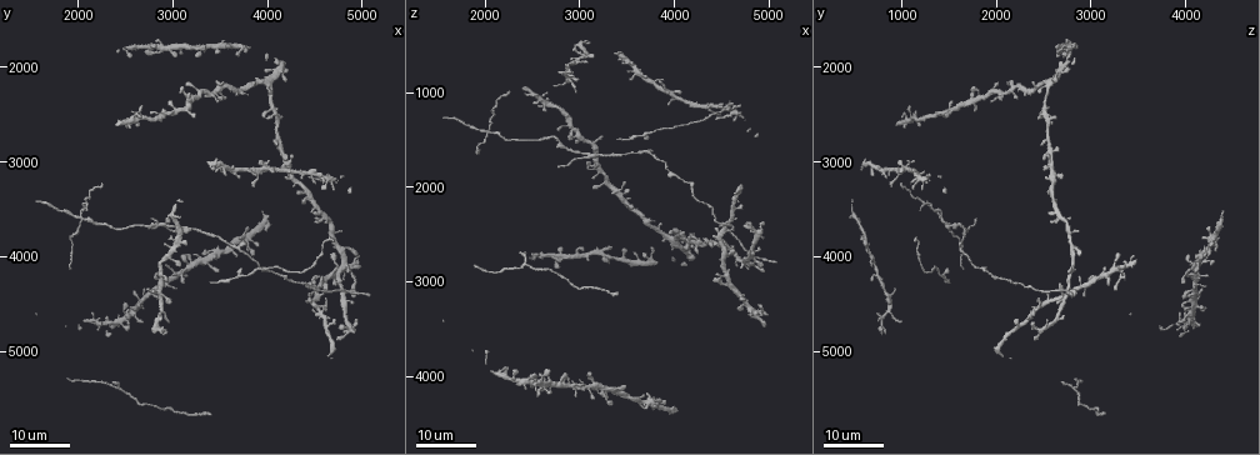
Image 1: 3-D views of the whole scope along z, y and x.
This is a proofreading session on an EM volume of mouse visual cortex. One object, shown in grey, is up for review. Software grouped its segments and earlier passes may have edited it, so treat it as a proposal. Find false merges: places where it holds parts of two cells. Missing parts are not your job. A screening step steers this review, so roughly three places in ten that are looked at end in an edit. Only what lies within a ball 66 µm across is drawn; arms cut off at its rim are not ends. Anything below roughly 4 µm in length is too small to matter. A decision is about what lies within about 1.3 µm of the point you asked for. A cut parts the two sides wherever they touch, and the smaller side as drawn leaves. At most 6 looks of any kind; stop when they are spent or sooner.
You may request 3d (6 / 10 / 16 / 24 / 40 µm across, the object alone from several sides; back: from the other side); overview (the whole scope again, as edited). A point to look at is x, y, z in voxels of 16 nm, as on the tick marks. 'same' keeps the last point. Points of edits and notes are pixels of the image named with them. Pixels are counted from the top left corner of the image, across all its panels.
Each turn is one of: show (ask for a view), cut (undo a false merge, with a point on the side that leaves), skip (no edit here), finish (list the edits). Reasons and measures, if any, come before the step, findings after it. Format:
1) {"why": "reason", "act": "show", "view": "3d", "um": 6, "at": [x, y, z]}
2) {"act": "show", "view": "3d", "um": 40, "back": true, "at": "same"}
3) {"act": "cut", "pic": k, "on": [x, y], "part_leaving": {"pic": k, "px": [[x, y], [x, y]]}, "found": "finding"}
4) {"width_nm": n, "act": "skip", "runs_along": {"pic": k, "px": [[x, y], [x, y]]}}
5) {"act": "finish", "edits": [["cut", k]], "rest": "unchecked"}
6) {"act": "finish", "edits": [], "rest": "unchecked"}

{"why": "small branch off a trunk", "act": "show", "view": "3d", "um": 16, "at": [3740, 4220, 1420]}

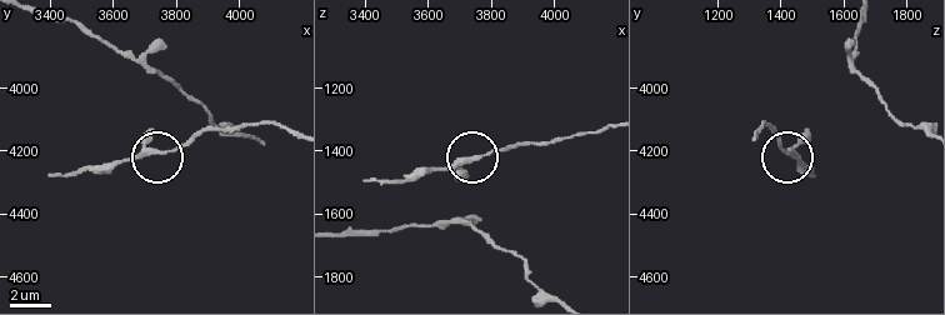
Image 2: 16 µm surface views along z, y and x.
{"why": "zoom in", "act": "show", "view": "3d", "um": 10, "at": [3710, 4200, 1440]}

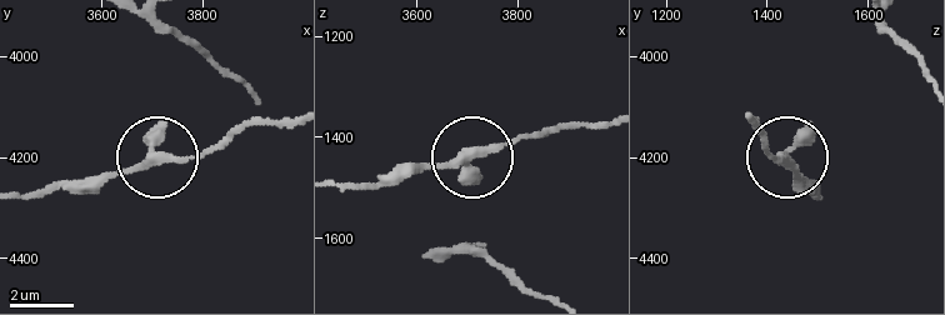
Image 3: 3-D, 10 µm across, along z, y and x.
{"arms": 3, "act": "skip", "found": "all the same cell"}

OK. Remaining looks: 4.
{"why": "arms part here", "act": "show", "view": "3d", "um": 24, "at": [3700, 3940, 1640]}

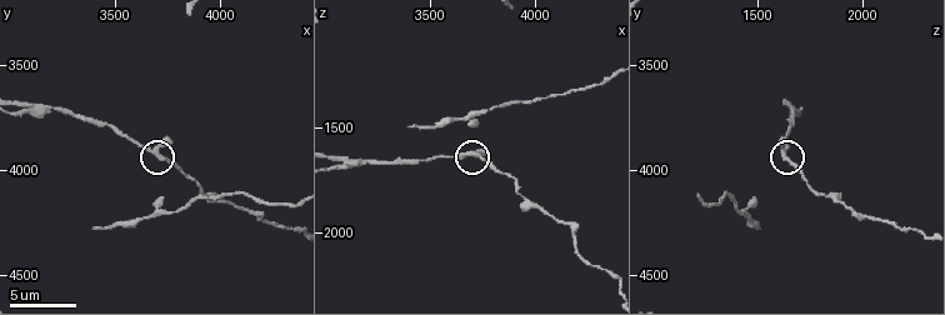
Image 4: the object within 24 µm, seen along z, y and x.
{"act": "show", "view": "3d", "um": 10, "at": [3710, 3950, 1620]}

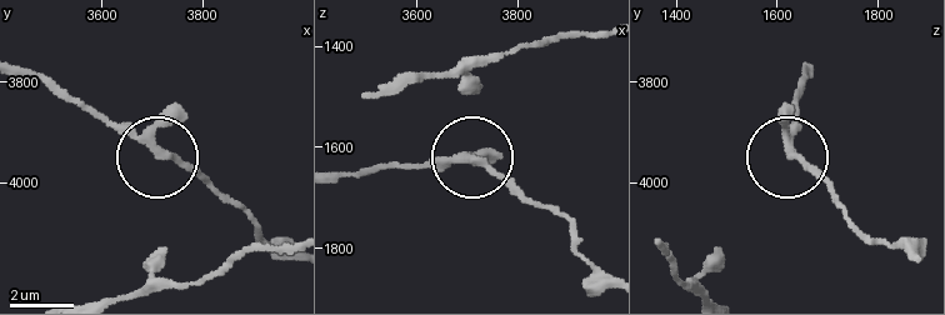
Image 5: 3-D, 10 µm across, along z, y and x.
{"width_nm": 200, "act": "skip", "runs_along": {"pic": 5, "px": [[609, 276], [569, 220], [473, 159], [410, 164]]}, "found": "continuous, no second cell"}

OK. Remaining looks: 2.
{"why": "side arm on a straight run", "act": "show", "view": "3d", "um": 10, "at": [3100, 3690, 1650]}

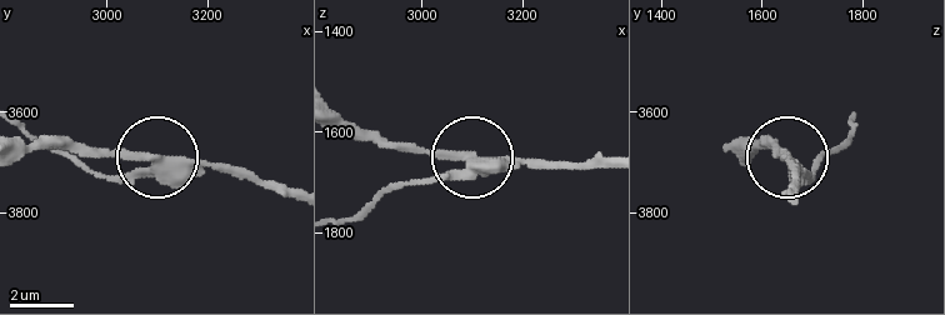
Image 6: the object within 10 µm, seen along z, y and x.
{"width_nm": 350, "act": "cut", "pic": 6, "on": [131, 184], "part_leaving": {"pic": 6, "px": [[171, 163], [101, 178], [21, 128]]}, "found": "two cells meet here"}

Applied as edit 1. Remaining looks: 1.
{"act": "finish", "edits": [["cut", 6]], "rest": "unchecked"}

